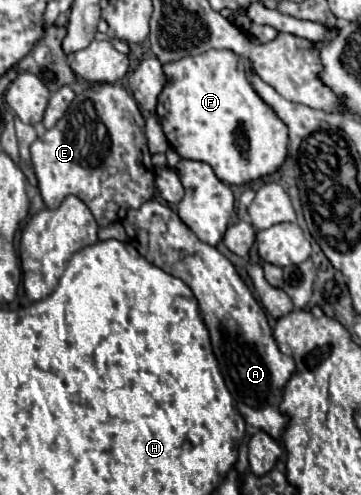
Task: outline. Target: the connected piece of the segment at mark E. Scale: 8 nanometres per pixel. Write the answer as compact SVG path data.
M97 83L79 93L57 125L31 145L31 159L45 205L55 209L67 195L75 195L91 209L99 227L121 221L129 209L141 207L155 195L145 119L121 85Z

